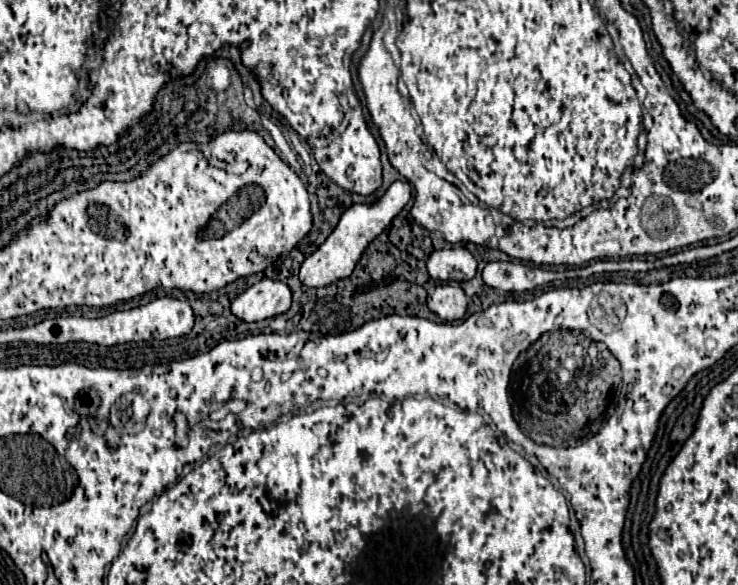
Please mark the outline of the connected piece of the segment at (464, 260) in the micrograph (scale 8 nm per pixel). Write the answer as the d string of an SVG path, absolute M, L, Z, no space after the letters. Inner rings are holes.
M466 247L434 251L428 257L428 273L438 281L468 281L476 275L478 261Z

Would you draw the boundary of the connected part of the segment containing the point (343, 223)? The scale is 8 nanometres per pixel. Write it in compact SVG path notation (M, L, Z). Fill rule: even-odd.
M394 181L388 191L384 193L384 197L380 199L380 203L374 205L352 205L348 207L342 217L338 227L330 233L330 237L310 255L306 257L306 261L300 267L300 281L306 287L324 287L330 285L338 279L346 279L352 275L356 263L360 261L362 253L366 251L366 247L392 223L392 219L404 209L404 205L410 201L410 185L406 181Z

